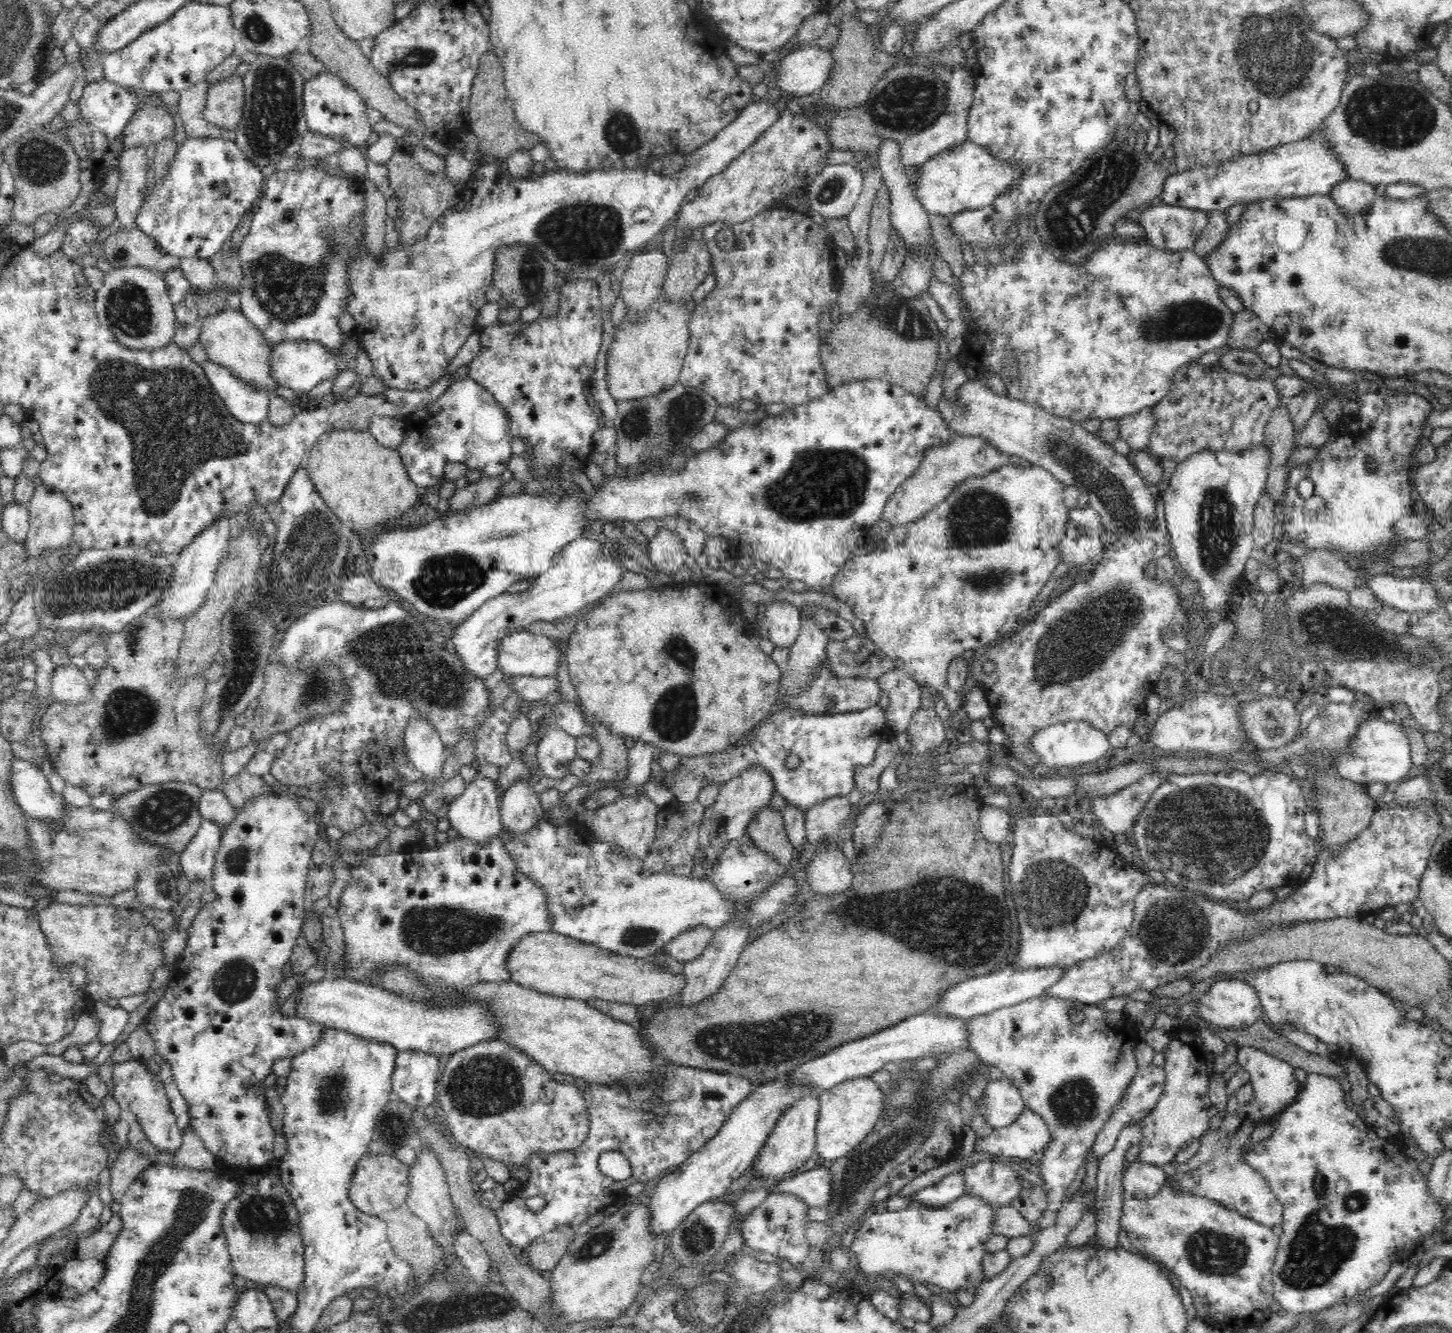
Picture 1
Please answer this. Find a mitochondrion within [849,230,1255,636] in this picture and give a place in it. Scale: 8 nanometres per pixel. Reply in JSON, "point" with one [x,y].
{"point":[1107,487]}

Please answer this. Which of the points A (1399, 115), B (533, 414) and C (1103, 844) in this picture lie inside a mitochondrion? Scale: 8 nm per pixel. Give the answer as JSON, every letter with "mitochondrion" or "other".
{"A":"mitochondrion","B":"other","C":"other"}

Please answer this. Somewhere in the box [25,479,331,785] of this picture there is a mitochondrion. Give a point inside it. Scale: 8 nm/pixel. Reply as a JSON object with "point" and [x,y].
{"point":[113,584]}

